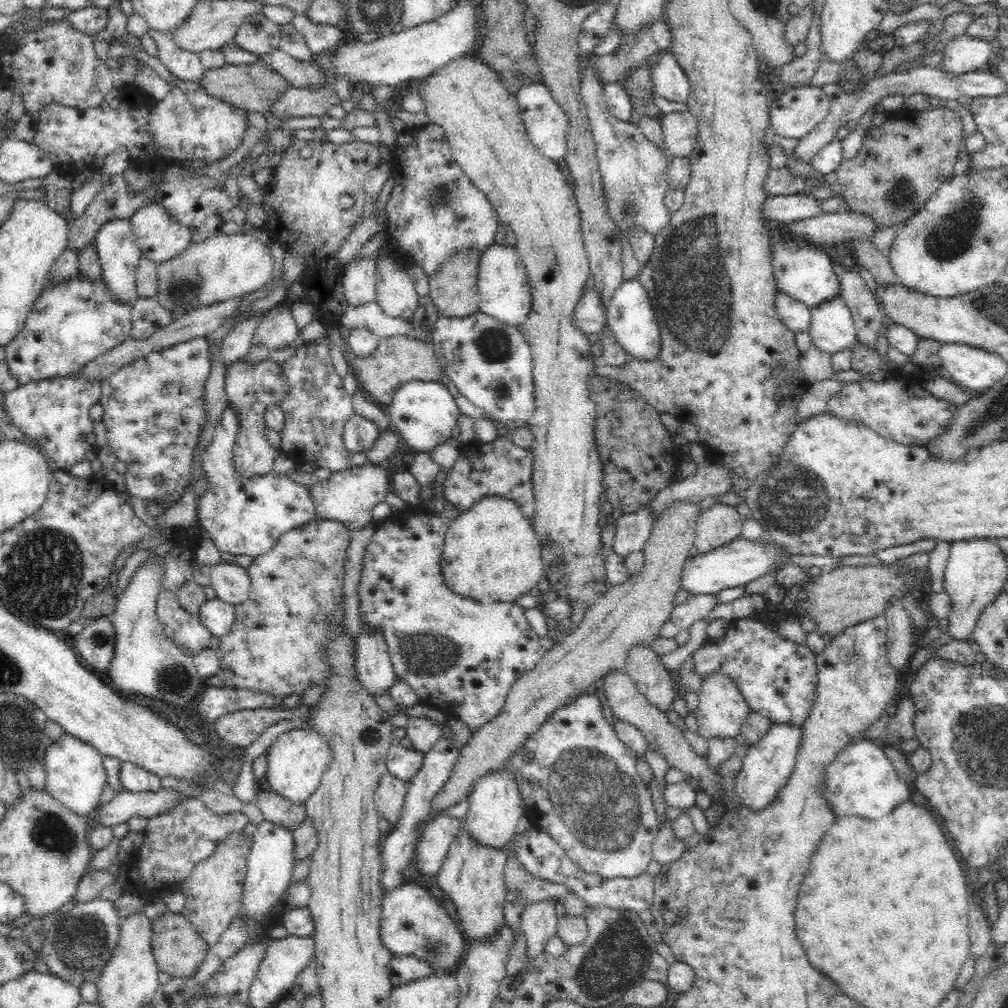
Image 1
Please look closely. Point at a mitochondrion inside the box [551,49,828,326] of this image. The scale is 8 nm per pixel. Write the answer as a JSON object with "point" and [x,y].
{"point":[630,200]}

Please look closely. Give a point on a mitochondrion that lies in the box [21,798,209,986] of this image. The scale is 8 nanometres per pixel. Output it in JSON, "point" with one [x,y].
{"point":[79,947]}

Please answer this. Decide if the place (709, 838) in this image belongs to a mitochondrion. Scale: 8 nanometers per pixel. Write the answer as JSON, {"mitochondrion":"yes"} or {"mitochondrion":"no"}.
{"mitochondrion":"no"}

